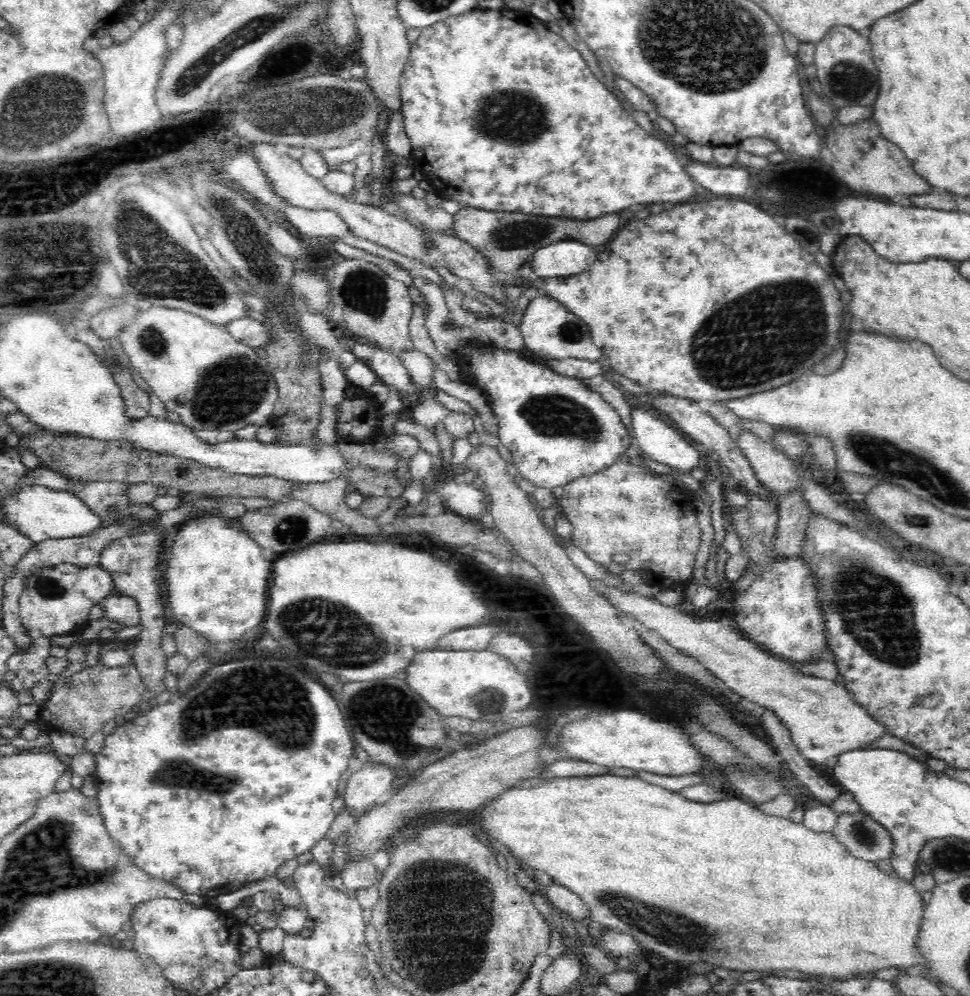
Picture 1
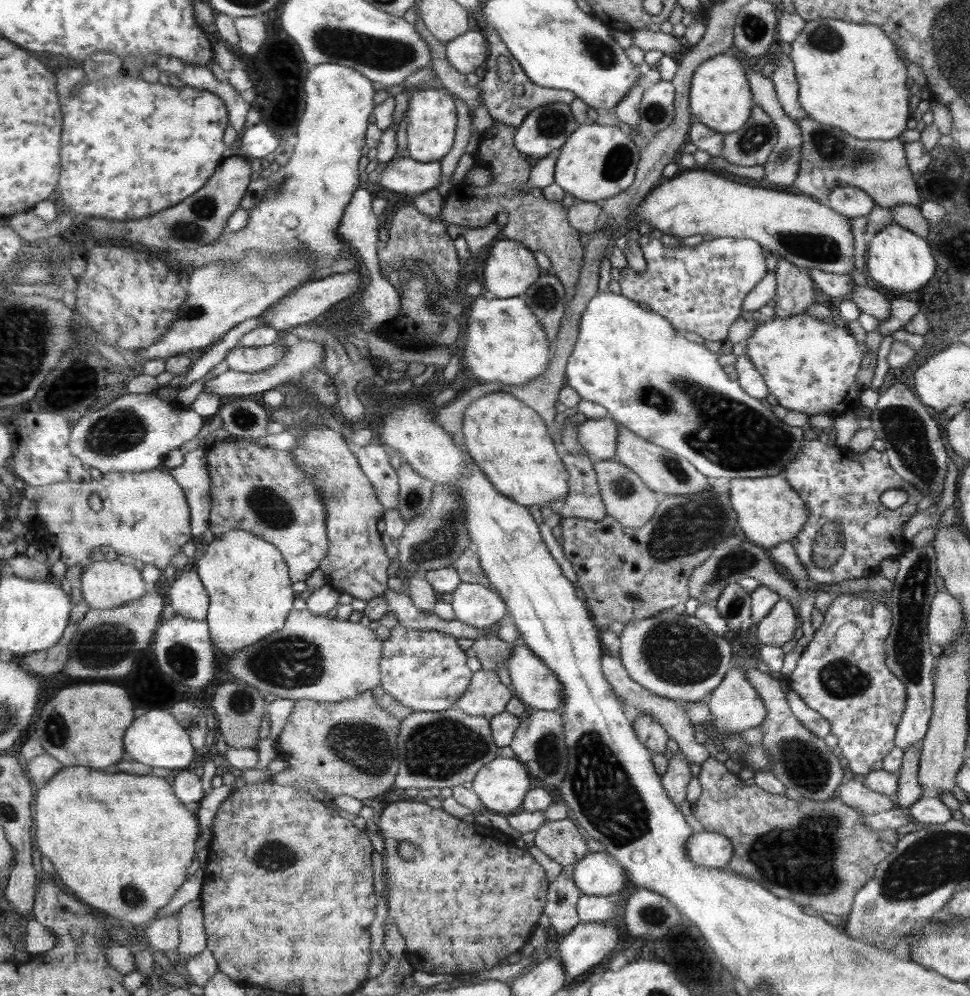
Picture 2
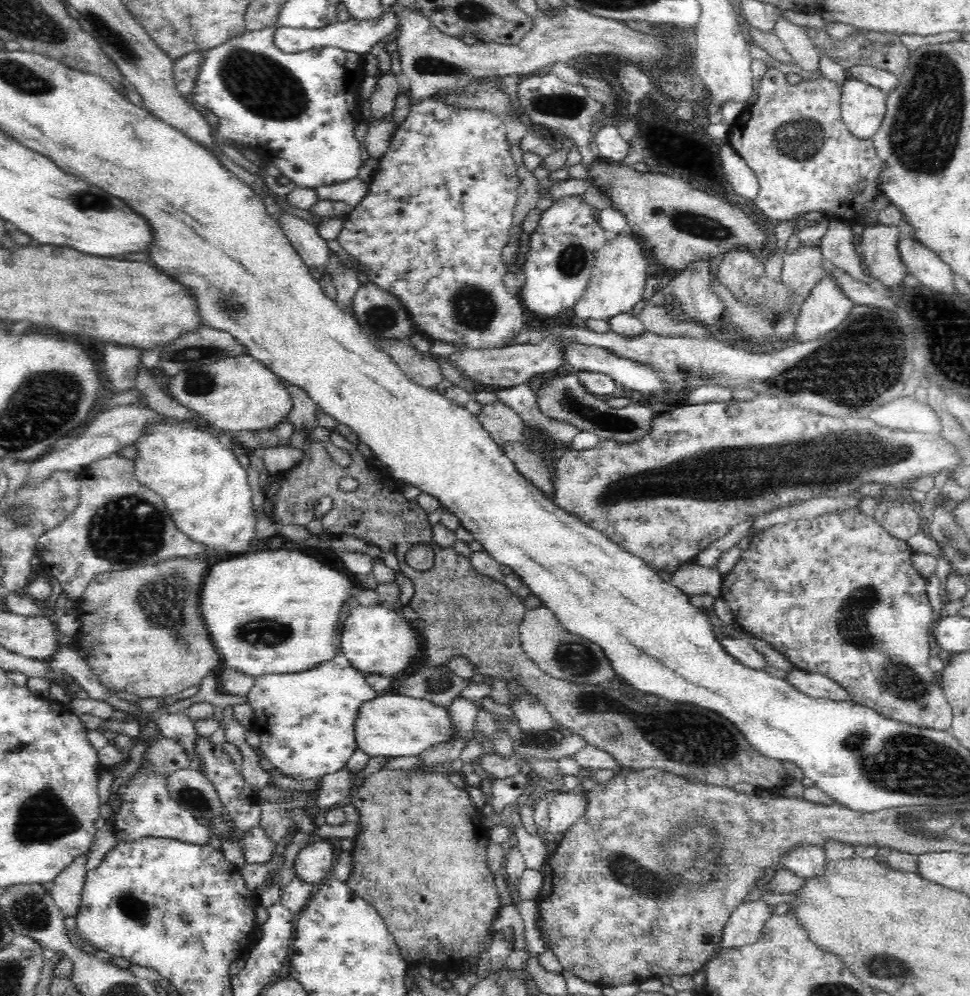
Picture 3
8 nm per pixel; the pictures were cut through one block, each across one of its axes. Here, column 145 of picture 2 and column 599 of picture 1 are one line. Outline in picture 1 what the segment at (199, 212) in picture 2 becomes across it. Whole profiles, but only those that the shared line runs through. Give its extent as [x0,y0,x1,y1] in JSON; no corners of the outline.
[454,207,620,276]

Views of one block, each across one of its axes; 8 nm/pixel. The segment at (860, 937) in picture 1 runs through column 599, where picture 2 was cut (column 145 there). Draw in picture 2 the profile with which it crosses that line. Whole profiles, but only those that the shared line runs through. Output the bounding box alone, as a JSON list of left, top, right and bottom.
[33,766,201,925]

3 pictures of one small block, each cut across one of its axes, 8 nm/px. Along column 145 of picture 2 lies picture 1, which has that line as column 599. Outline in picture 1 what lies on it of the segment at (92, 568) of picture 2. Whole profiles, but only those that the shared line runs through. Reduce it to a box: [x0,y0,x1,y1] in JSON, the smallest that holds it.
[592,581,888,765]

